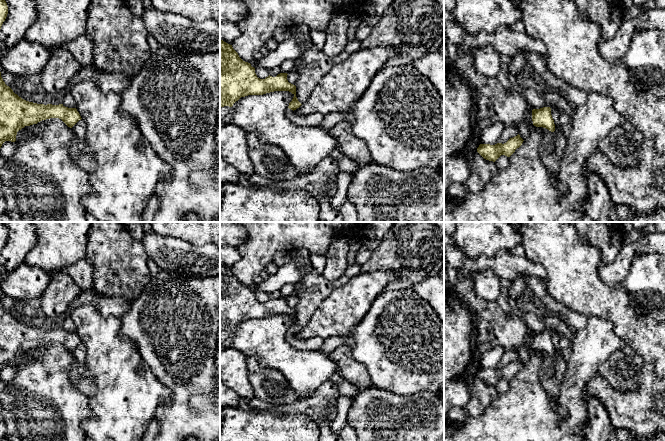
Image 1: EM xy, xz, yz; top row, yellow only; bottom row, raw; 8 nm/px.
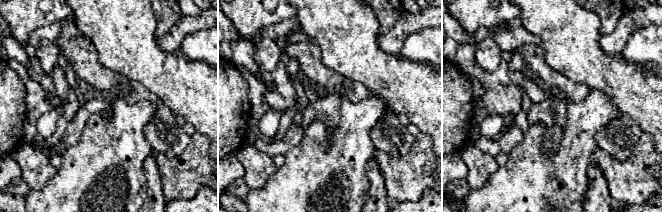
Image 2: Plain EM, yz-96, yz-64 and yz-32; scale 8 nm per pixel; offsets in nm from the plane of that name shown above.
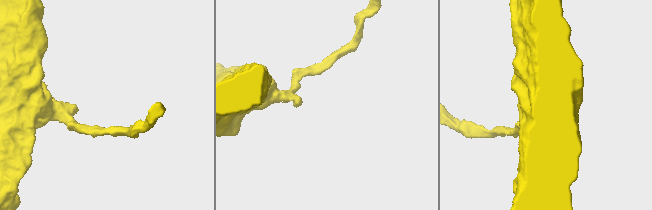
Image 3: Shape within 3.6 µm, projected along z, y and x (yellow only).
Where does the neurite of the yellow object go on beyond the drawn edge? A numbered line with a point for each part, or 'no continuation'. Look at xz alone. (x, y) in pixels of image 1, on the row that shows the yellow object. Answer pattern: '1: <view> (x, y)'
1: xz (312, 120)

